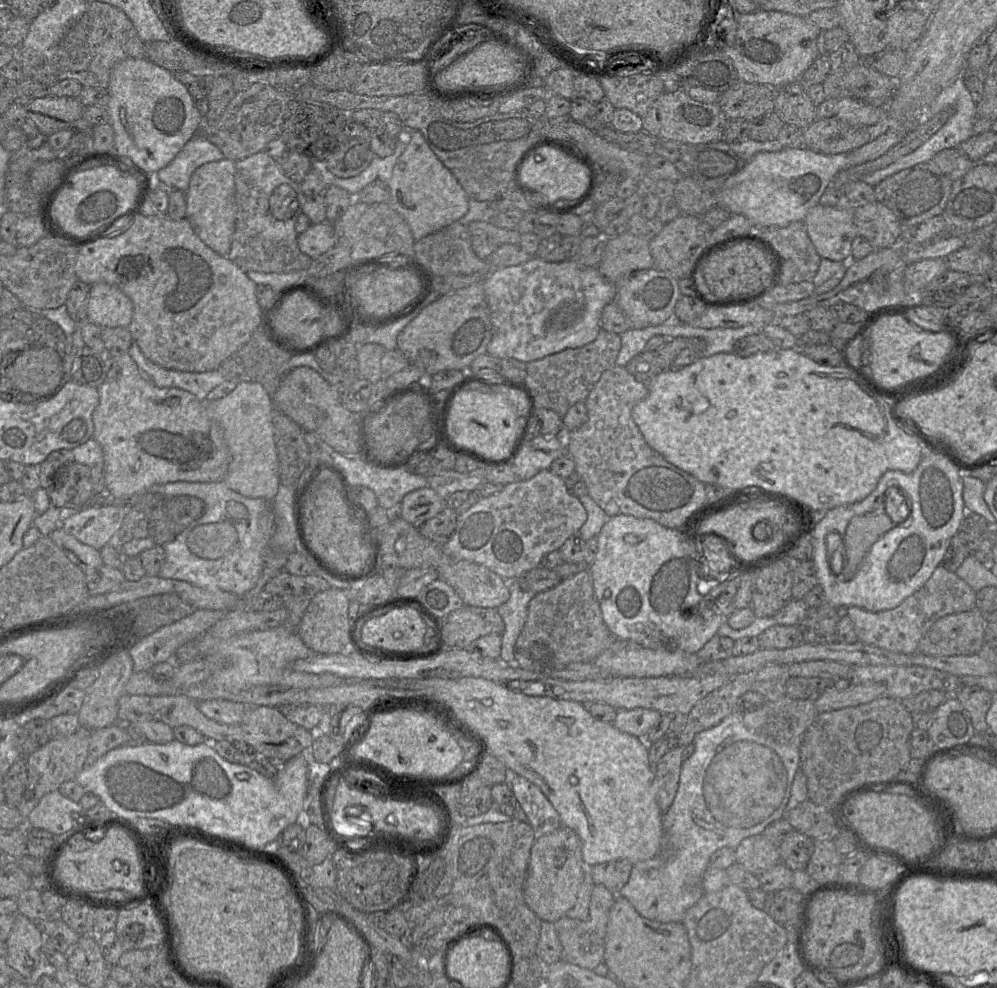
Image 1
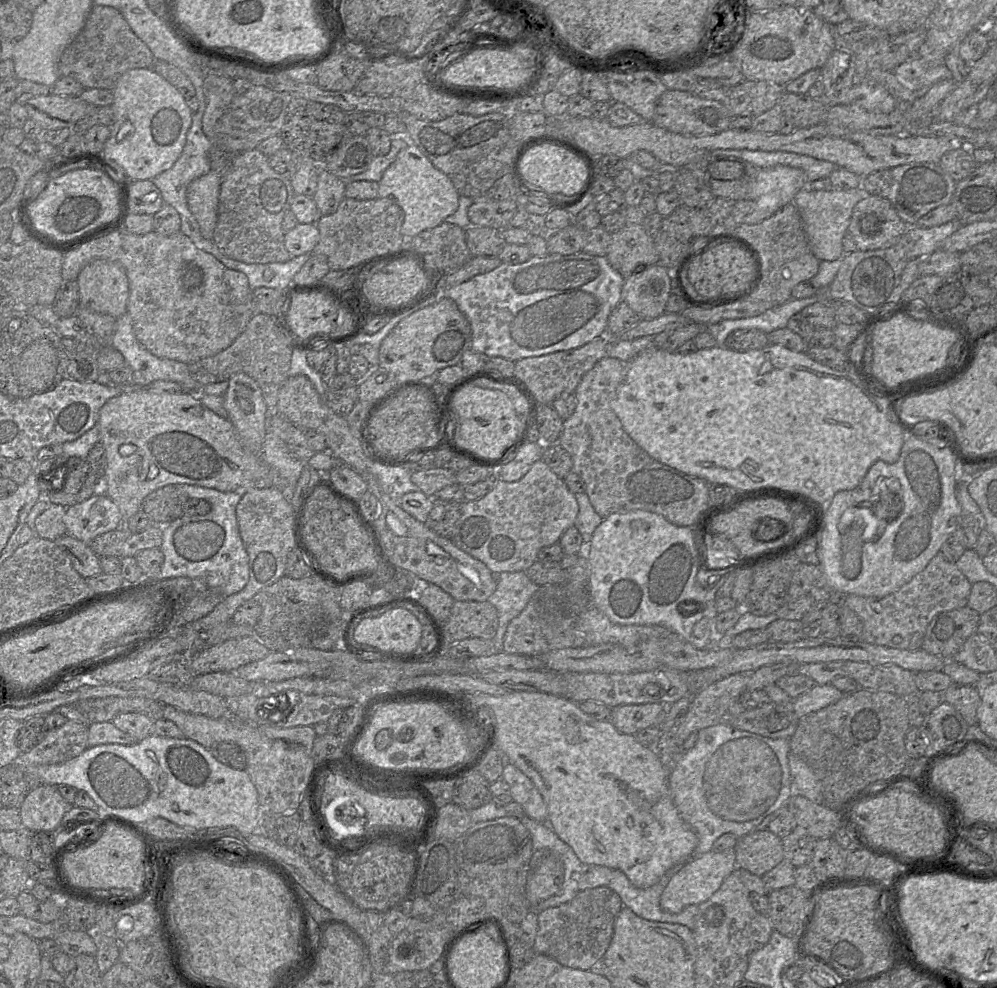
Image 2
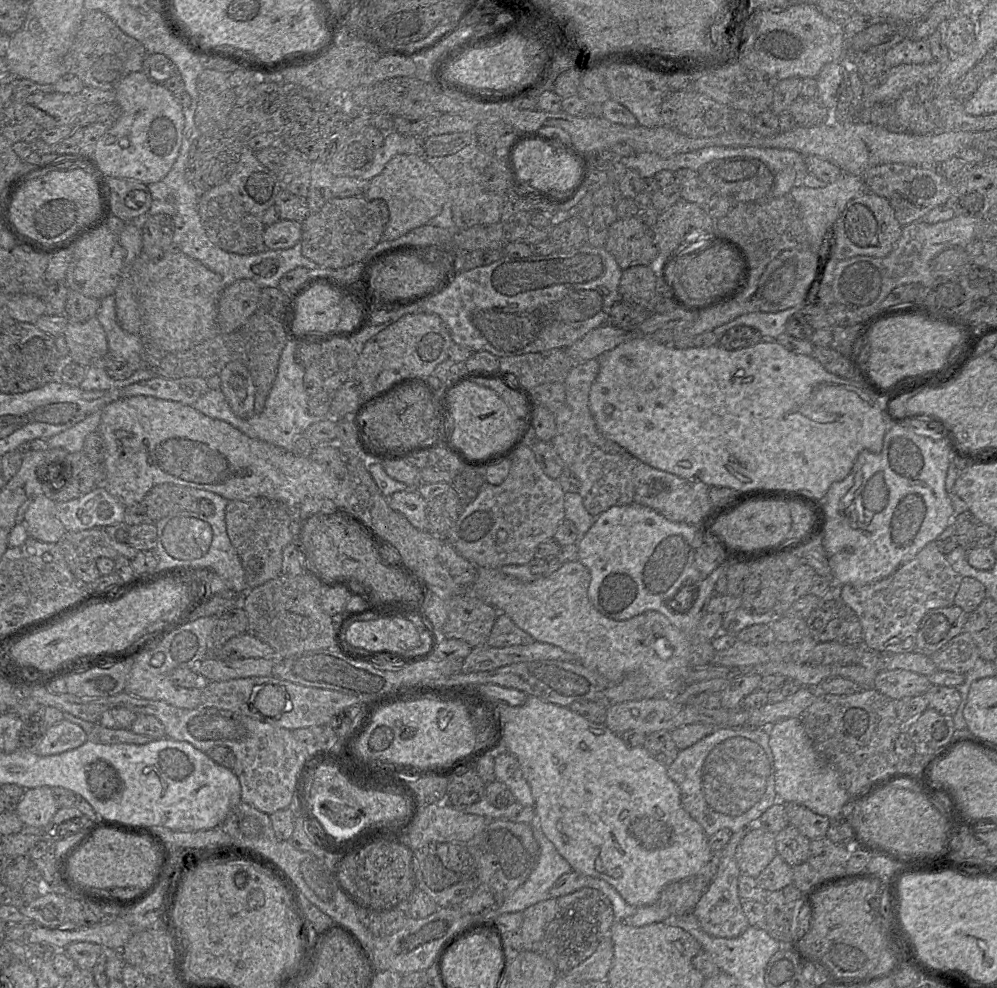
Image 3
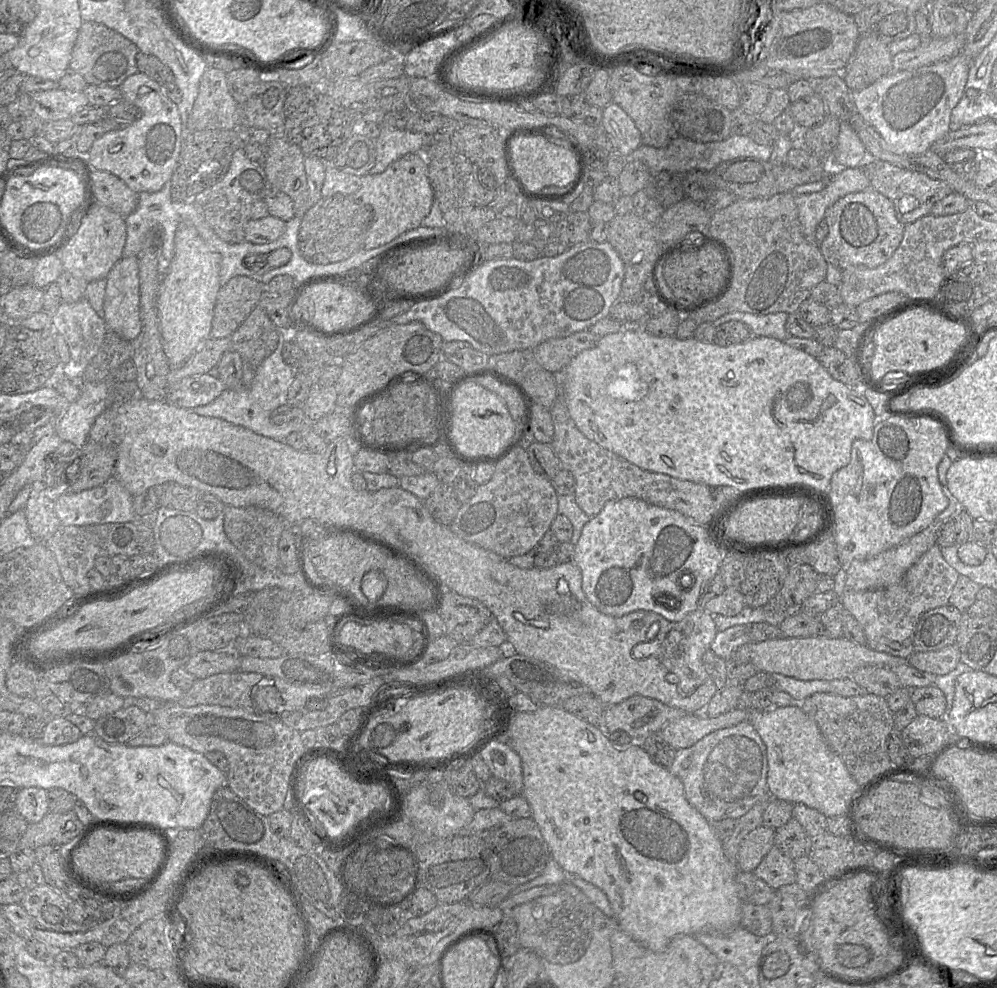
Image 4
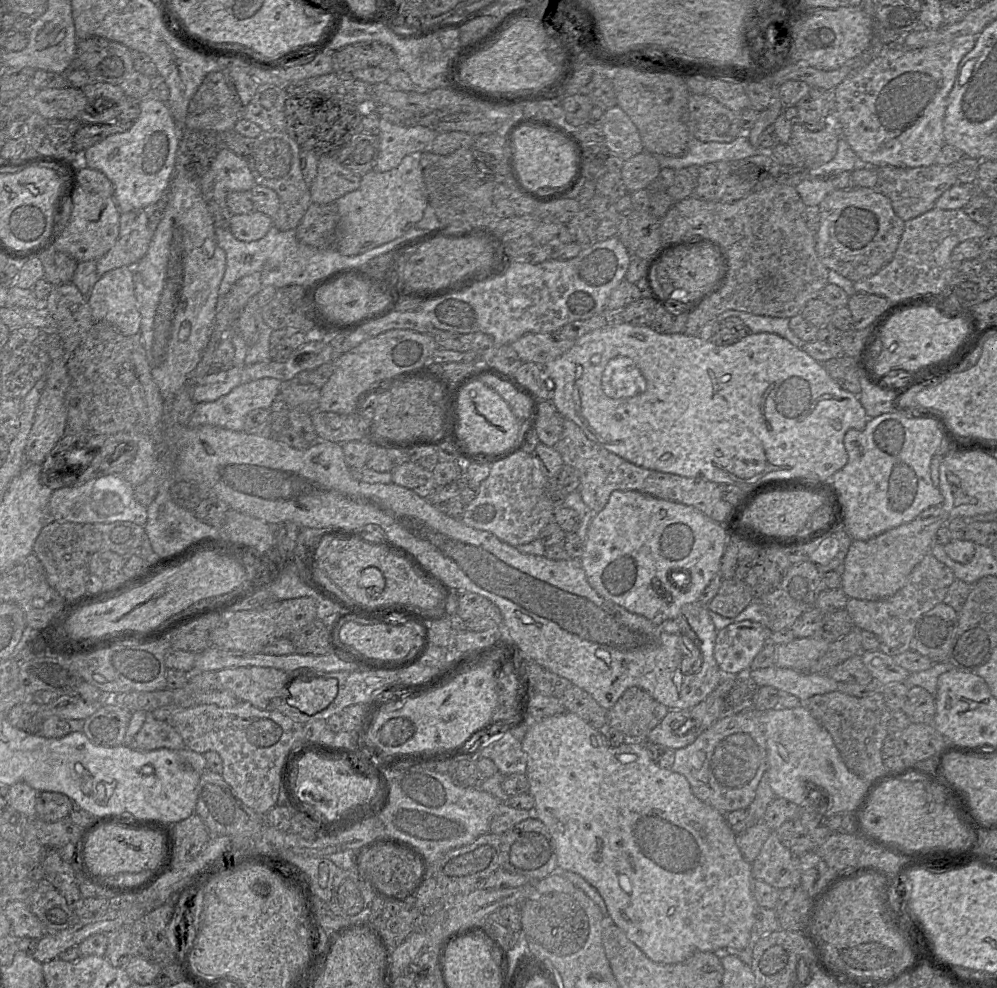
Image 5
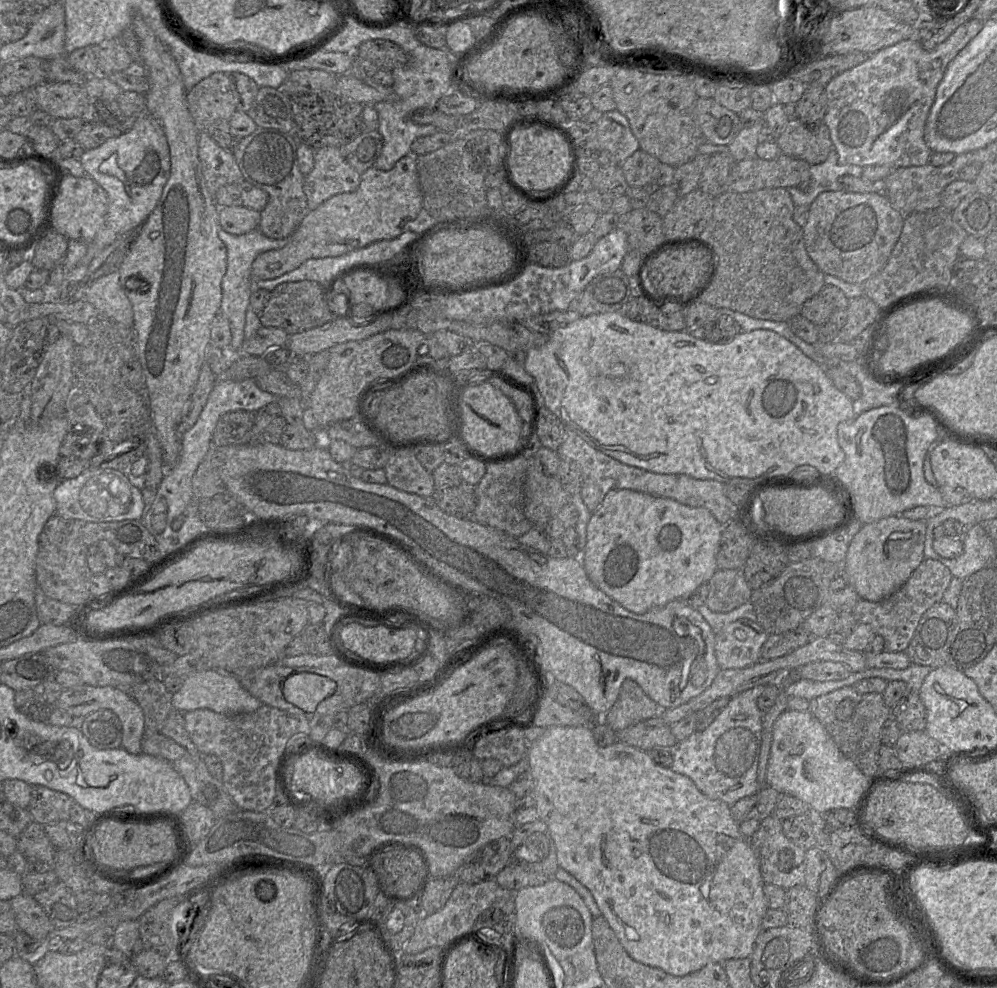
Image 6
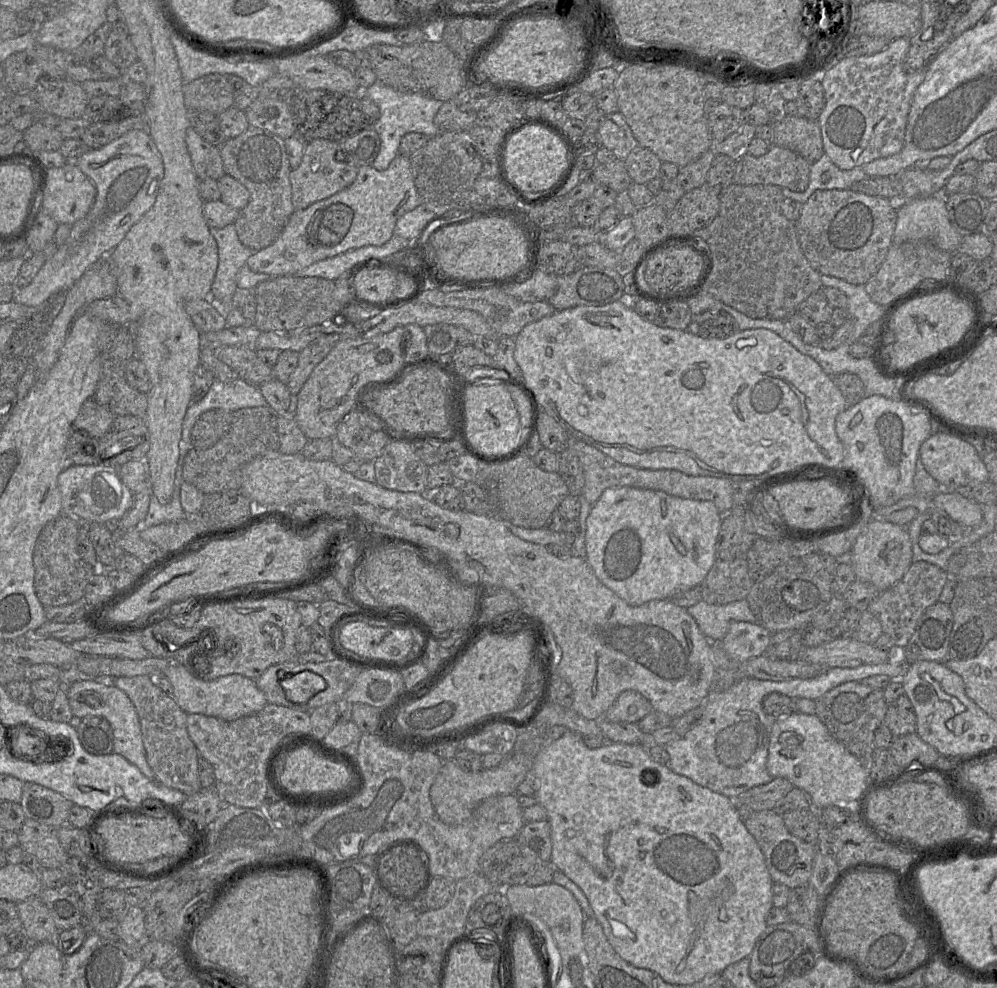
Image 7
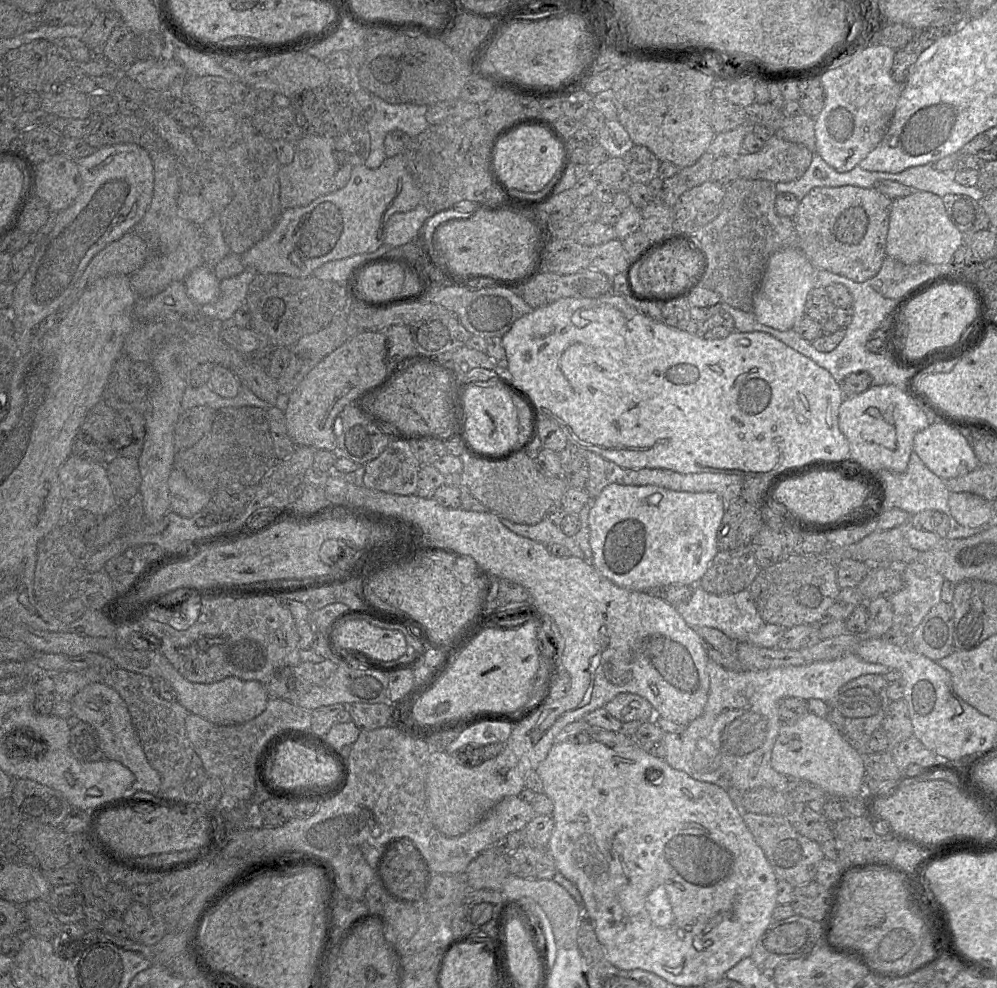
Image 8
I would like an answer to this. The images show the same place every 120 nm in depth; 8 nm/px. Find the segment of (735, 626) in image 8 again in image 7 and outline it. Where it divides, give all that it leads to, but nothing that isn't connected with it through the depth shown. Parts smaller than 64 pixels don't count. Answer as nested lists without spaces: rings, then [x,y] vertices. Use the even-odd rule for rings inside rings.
[[[746,599],[724,605],[713,605],[701,600],[686,610],[697,623],[701,633],[710,641],[721,641],[731,623],[756,623]]]

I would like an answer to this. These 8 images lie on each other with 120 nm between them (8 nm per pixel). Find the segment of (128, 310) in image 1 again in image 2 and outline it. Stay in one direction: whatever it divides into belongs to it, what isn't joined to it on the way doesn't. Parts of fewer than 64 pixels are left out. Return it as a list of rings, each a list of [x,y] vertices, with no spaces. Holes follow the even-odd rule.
[[[108,260],[86,265],[76,279],[80,308],[88,308],[114,318],[127,313],[129,281],[124,267]]]

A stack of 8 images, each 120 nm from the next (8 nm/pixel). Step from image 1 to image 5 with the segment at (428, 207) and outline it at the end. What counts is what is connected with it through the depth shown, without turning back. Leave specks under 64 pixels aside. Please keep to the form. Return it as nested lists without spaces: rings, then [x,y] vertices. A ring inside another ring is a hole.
[[[417,155],[405,156],[400,164],[385,172],[370,171],[361,177],[359,187],[335,201],[339,222],[335,231],[335,248],[342,255],[354,256],[390,242],[415,227],[428,205],[427,190]]]

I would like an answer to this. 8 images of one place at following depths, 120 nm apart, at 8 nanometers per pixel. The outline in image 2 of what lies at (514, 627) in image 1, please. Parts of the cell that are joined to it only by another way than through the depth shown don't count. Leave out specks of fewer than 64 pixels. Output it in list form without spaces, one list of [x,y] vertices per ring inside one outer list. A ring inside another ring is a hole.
[[[525,571],[502,572],[497,575],[497,587],[488,601],[496,608],[498,628],[492,639],[495,653],[503,651],[504,637],[509,622],[526,607],[539,585]]]

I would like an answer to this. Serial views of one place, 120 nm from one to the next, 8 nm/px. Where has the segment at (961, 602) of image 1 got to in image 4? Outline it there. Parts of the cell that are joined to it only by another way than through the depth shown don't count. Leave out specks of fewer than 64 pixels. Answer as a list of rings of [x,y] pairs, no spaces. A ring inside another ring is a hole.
[[[935,544],[908,569],[899,583],[867,591],[846,589],[845,586],[840,603],[863,628],[869,648],[908,659],[915,653],[913,639],[920,616],[948,604],[959,576],[944,560],[941,547]]]

